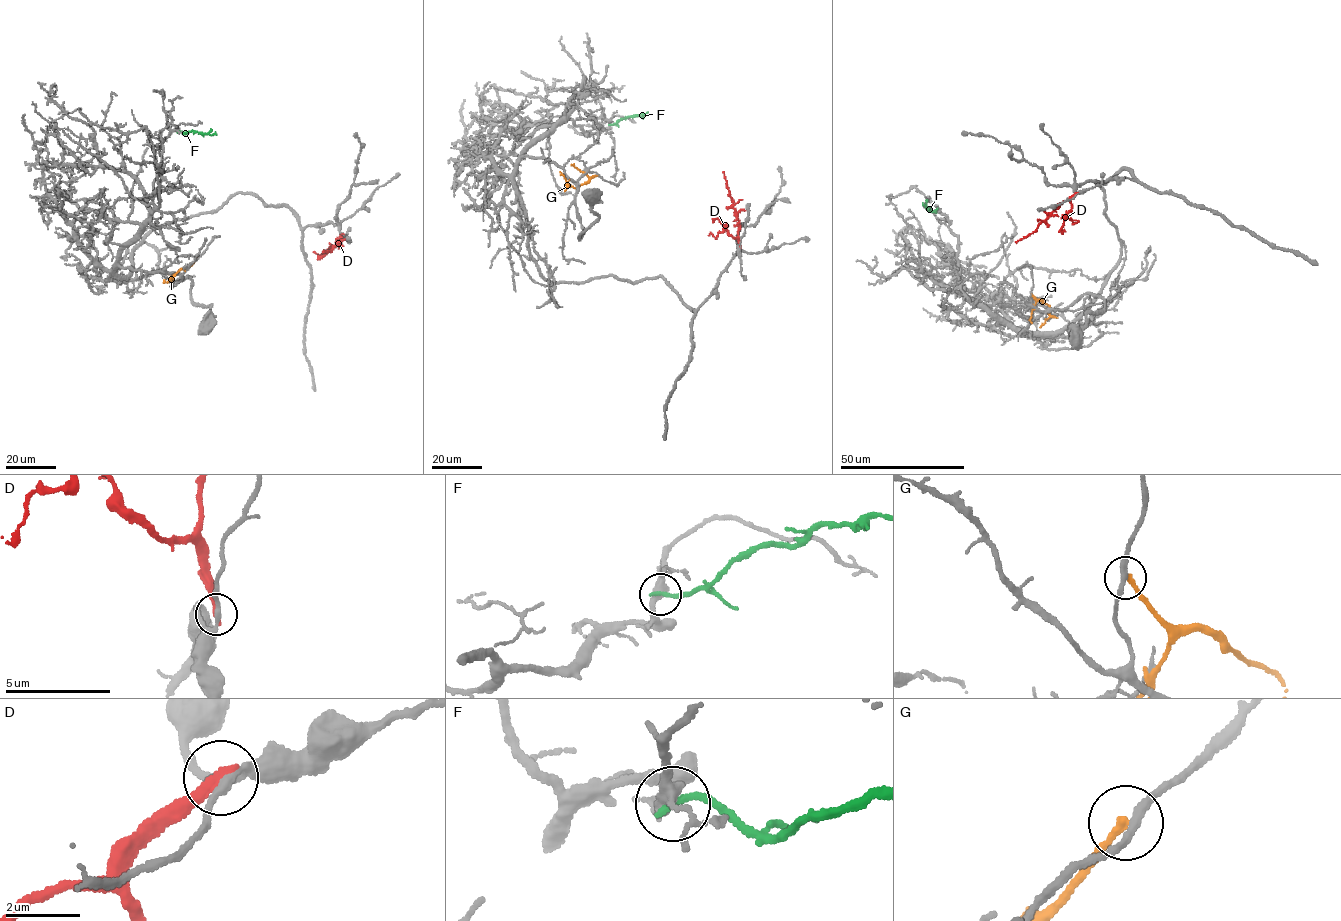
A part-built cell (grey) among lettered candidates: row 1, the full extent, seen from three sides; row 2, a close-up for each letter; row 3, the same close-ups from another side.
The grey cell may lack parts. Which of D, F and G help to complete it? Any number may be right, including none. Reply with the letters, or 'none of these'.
none of these

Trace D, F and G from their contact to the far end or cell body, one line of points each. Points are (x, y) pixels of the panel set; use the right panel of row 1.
D: (1076, 193), (1060, 203), (1035, 231), (1015, 242)
F: (936, 212), (923, 202)
G: (1031, 293), (1049, 306), (1049, 316), (1042, 324)

